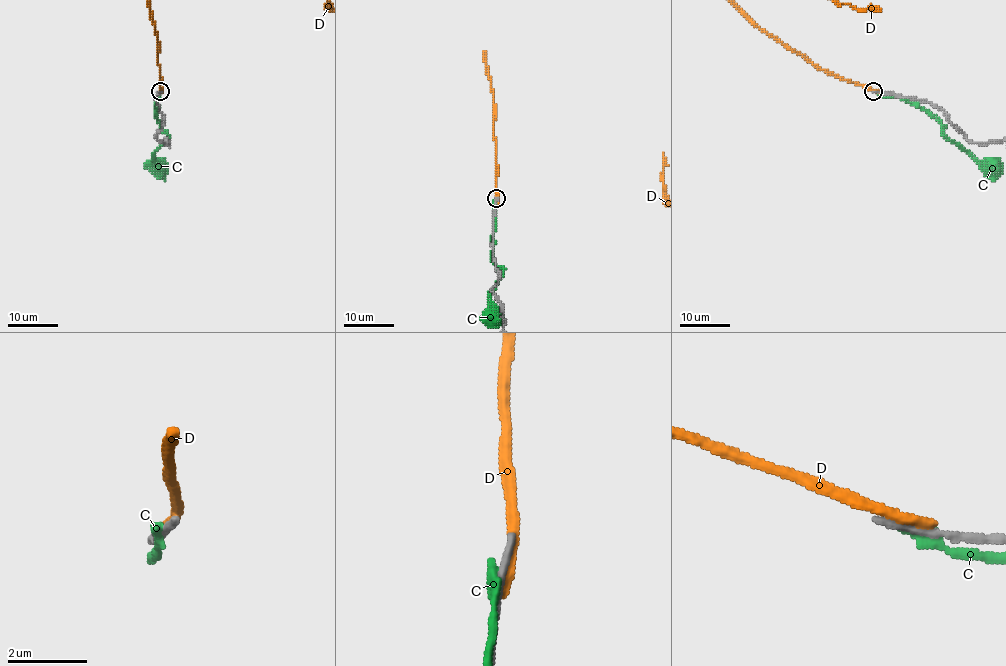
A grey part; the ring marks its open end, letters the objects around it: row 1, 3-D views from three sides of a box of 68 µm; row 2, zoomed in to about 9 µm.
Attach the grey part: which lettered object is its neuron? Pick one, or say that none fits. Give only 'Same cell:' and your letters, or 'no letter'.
Same cell: no letter

